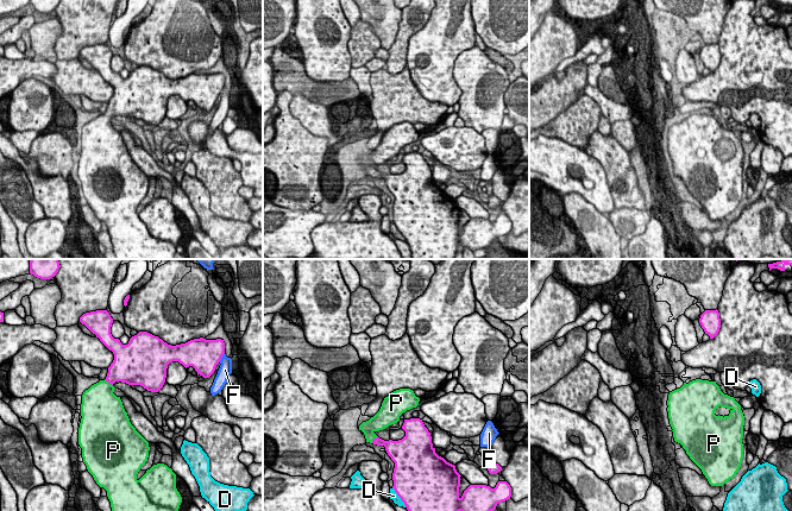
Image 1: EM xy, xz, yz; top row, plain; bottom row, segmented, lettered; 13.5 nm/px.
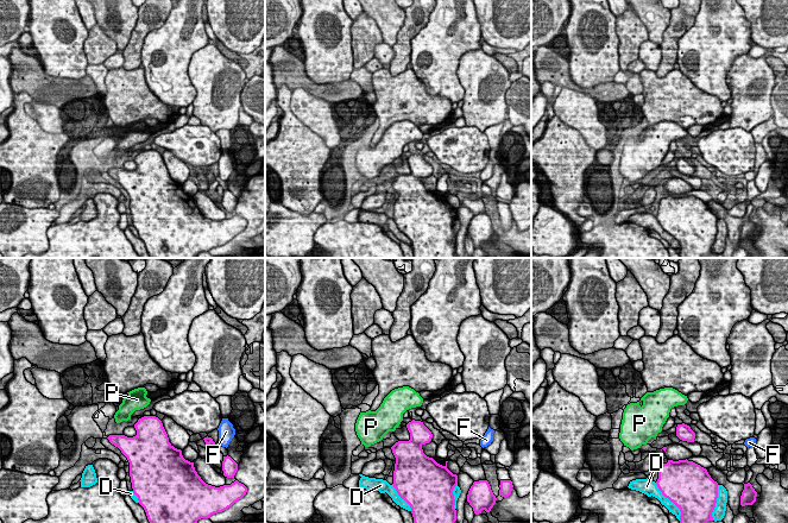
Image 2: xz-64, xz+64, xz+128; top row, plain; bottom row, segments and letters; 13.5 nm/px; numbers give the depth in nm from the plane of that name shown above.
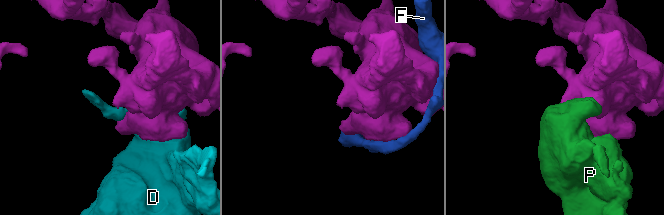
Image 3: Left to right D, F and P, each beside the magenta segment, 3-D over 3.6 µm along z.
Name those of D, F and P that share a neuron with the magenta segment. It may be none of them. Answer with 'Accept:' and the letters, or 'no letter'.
Accept: P

